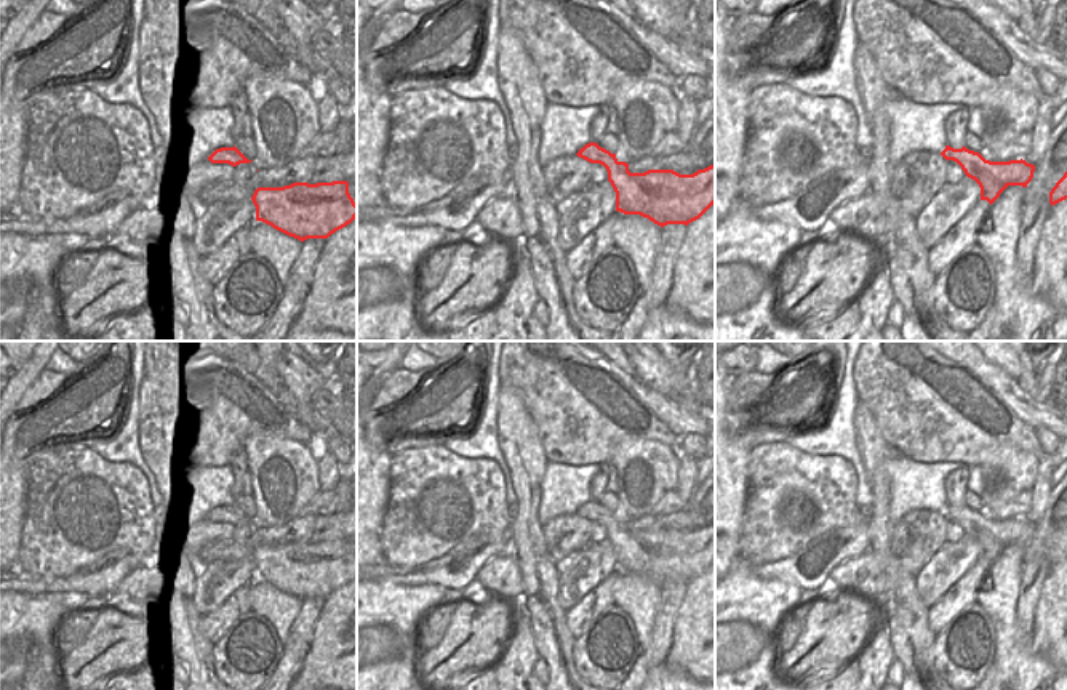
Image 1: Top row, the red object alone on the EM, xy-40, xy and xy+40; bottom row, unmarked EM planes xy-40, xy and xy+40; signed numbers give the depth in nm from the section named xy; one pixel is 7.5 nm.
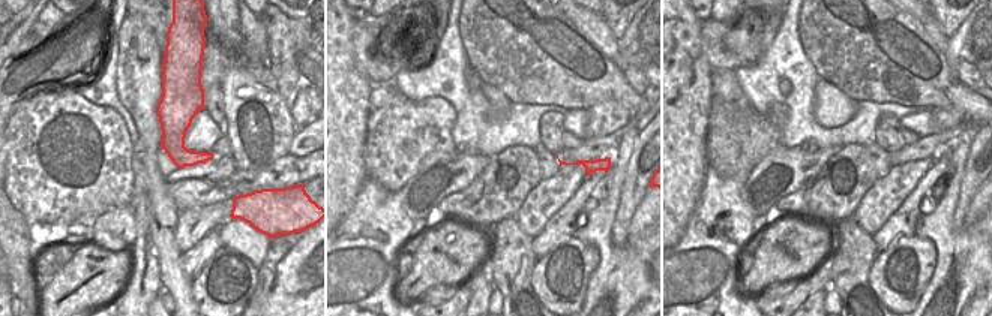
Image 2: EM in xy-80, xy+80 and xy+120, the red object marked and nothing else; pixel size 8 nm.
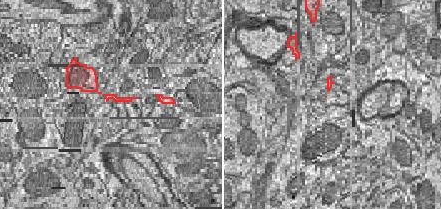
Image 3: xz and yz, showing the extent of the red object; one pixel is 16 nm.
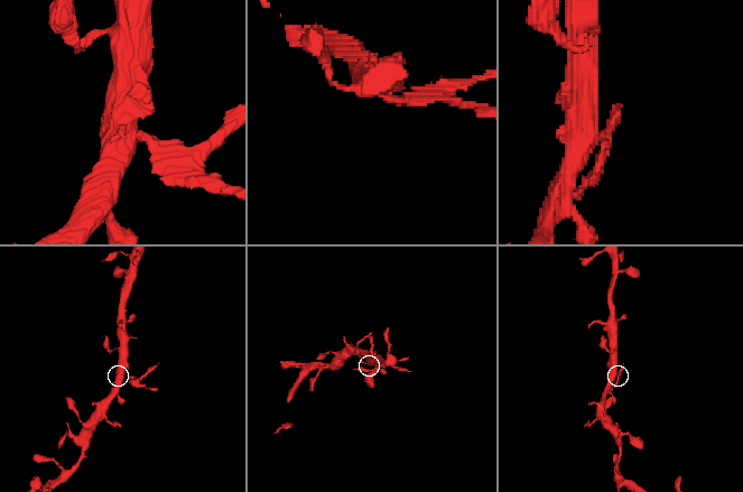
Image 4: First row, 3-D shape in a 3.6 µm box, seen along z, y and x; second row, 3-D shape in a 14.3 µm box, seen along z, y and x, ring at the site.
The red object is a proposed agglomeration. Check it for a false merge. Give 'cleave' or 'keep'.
cleave

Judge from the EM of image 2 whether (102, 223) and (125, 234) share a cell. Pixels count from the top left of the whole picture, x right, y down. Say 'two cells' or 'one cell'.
one cell

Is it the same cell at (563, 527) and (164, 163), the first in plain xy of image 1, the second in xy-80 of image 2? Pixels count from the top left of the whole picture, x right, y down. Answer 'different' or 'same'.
different

